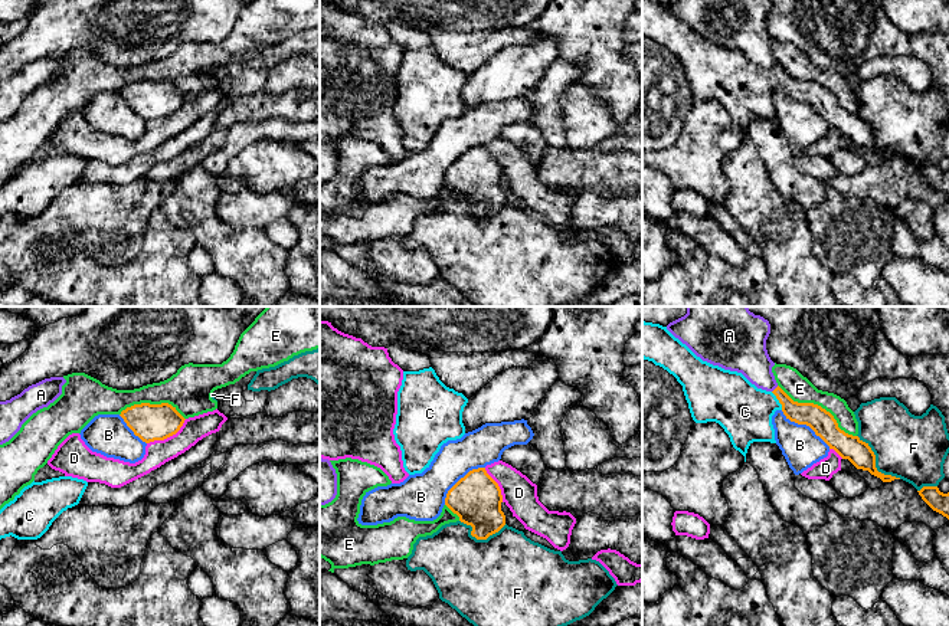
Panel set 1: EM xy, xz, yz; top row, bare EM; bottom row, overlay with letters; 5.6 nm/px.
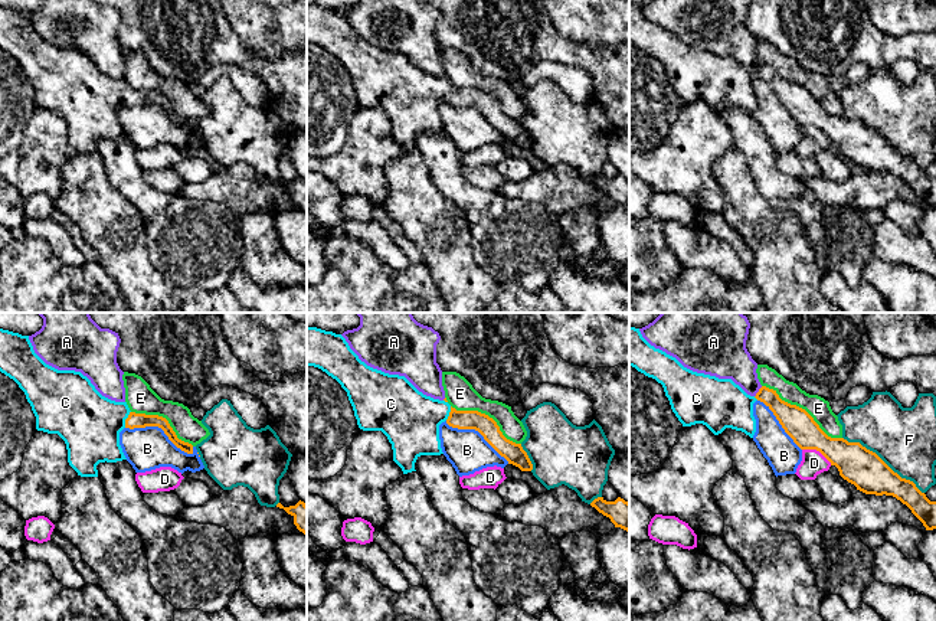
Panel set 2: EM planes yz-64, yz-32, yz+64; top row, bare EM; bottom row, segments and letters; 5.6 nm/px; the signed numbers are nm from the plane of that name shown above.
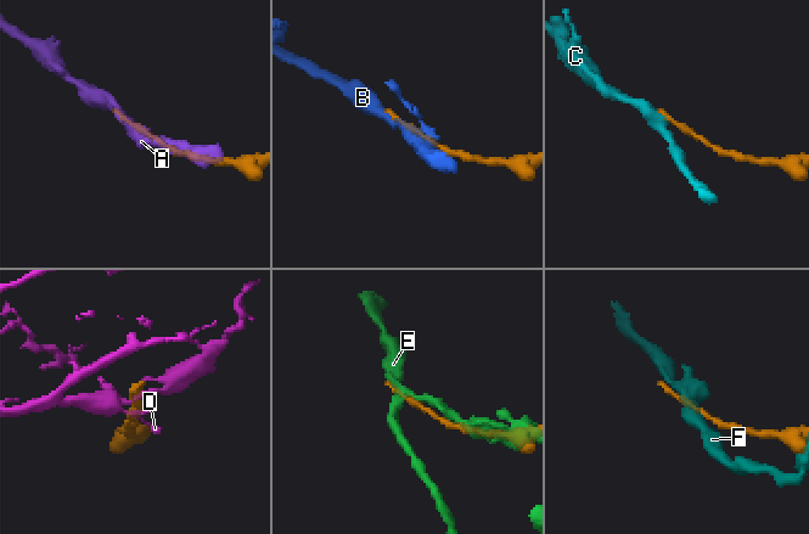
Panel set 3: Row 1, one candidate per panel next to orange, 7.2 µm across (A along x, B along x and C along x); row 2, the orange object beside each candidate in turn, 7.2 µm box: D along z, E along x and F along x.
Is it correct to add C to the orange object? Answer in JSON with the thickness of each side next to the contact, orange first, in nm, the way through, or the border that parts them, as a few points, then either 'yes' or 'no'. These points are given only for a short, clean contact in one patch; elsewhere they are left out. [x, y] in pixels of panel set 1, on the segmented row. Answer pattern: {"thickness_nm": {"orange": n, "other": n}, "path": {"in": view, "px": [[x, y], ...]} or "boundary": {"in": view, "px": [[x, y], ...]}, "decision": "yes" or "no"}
{"thickness_nm": {"orange": 130, "other": 300}, "path": {"in": "yz", "px": [[811, 415], [795, 412], [778, 399], [745, 412]]}, "decision": "yes"}

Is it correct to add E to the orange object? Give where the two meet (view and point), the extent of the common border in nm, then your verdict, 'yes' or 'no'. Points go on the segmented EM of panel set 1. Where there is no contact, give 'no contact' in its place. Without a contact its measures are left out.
contact yz (820, 406); length 550 nm; no

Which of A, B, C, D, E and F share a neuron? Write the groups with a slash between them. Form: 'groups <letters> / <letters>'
groups A / B / C / D / E / F

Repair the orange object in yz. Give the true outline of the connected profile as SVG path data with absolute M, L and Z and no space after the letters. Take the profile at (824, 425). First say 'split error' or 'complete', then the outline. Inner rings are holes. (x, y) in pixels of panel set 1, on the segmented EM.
split error | M642 321L642 358L677 378L693 420L719 423L745 462L753 442L776 443L772 416L782 410L791 422L809 426L857 469L868 471L883 482L900 479L878 472L868 443L841 430L834 416L821 406L793 402L779 386L773 391L757 389L742 373L703 361L667 327Z

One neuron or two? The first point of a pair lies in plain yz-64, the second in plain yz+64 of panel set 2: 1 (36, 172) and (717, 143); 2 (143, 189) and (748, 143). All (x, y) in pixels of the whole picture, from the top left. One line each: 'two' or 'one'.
1: one
2: one

